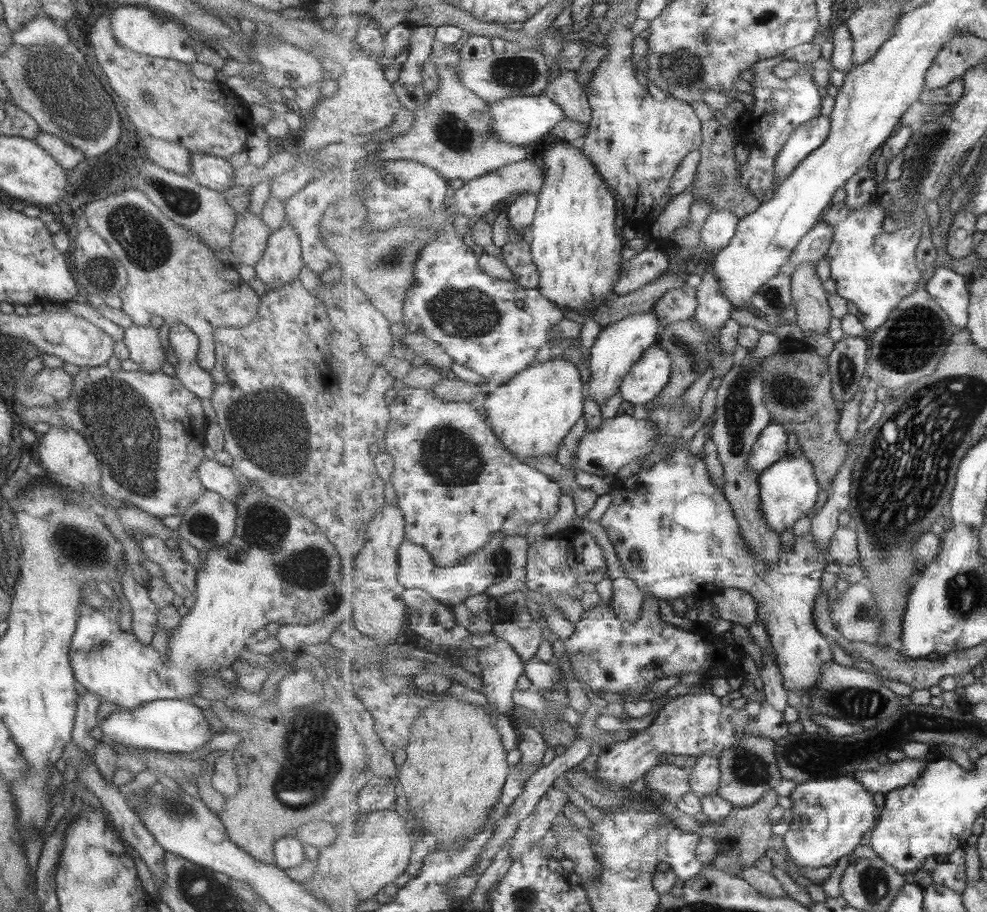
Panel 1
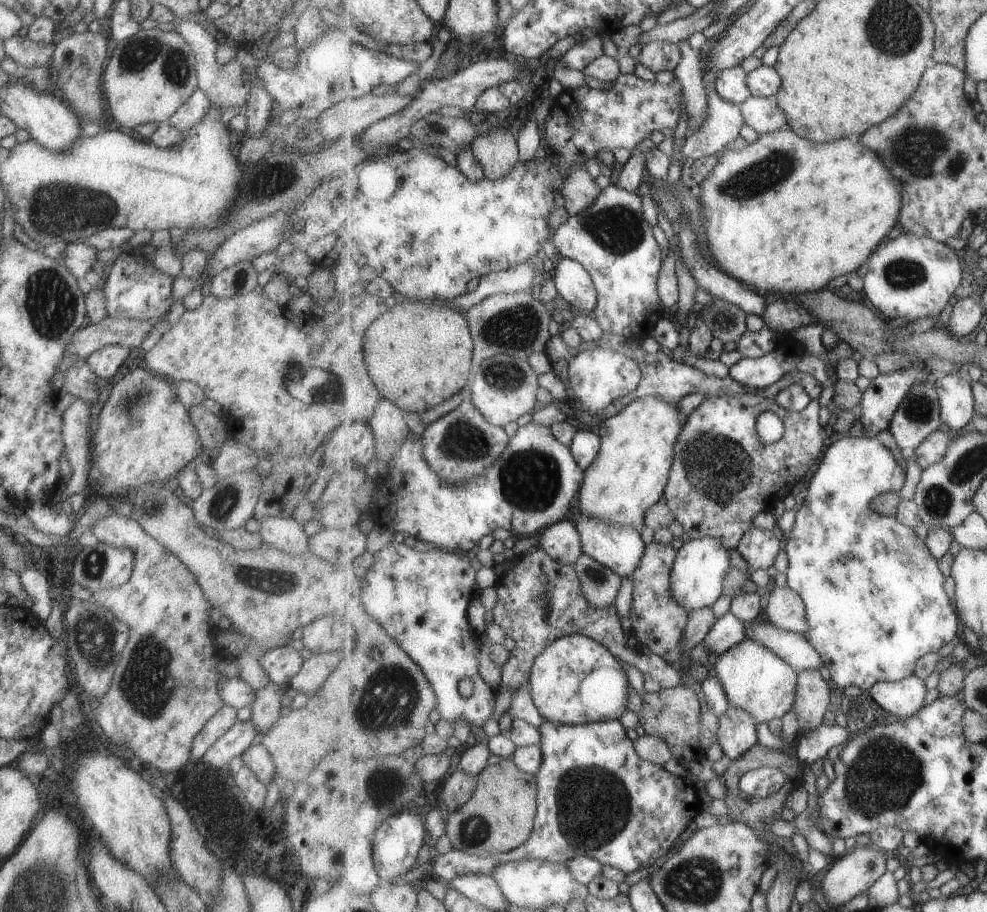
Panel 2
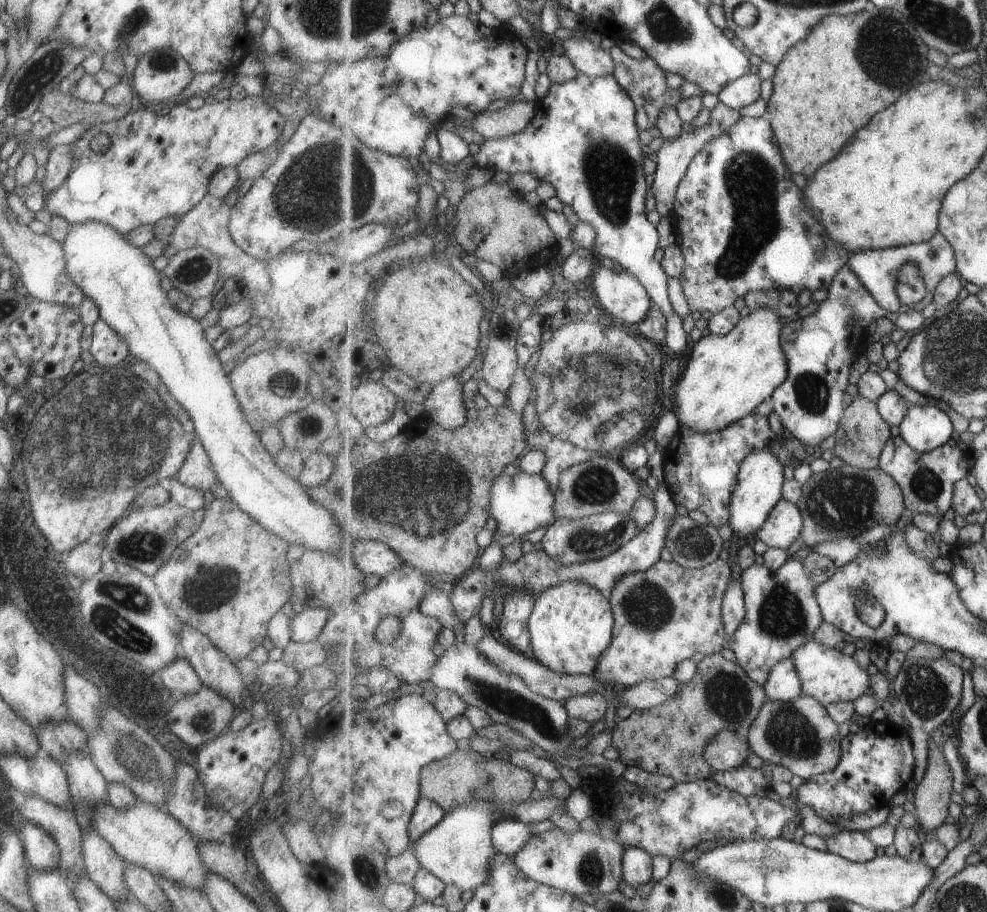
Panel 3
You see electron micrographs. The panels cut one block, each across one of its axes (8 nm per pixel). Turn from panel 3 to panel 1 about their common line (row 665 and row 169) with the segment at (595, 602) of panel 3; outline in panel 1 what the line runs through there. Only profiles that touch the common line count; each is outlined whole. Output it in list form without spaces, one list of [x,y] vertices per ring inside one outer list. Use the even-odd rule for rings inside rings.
[[[555,141],[555,142],[553,142],[553,143],[550,143],[550,147],[549,147],[549,149],[547,149],[547,151],[545,151],[545,152],[543,152],[543,159],[542,159],[542,160],[541,160],[541,161],[542,161],[542,162],[543,162],[543,168],[545,168],[545,185],[543,185],[543,189],[541,189],[541,194],[540,194],[540,196],[539,196],[539,202],[540,202],[540,203],[539,203],[539,208],[538,208],[538,209],[537,209],[537,214],[536,214],[536,217],[535,217],[535,220],[534,220],[534,221],[533,221],[533,232],[532,232],[532,236],[531,236],[531,240],[530,240],[530,241],[531,241],[531,246],[532,246],[532,255],[533,255],[533,256],[534,256],[534,262],[535,262],[535,264],[537,264],[537,267],[539,267],[539,273],[541,273],[541,283],[540,283],[540,284],[539,284],[539,290],[540,290],[540,292],[543,292],[543,295],[544,295],[544,296],[545,296],[545,297],[546,297],[546,298],[547,298],[547,299],[548,299],[548,300],[551,300],[551,301],[552,301],[552,302],[554,302],[554,304],[555,304],[555,305],[557,305],[557,306],[558,306],[558,307],[559,307],[559,308],[561,308],[561,309],[567,309],[567,310],[570,310],[570,311],[573,311],[573,312],[575,312],[575,311],[577,311],[577,310],[580,310],[580,311],[581,311],[581,310],[588,310],[588,311],[589,311],[589,312],[590,312],[590,313],[592,313],[592,314],[593,314],[593,313],[594,313],[594,312],[595,312],[595,308],[594,308],[594,309],[593,309],[593,310],[592,310],[592,311],[590,311],[590,310],[589,310],[589,309],[587,309],[587,308],[586,308],[586,307],[585,307],[585,303],[591,303],[591,301],[597,301],[597,299],[605,299],[605,297],[607,297],[607,295],[609,295],[609,294],[610,294],[610,293],[614,293],[614,294],[615,294],[615,285],[617,285],[617,281],[619,281],[619,279],[621,279],[621,263],[623,263],[623,256],[621,256],[621,253],[623,253],[623,247],[625,247],[625,246],[624,246],[624,245],[623,245],[623,244],[621,244],[621,240],[619,240],[619,234],[617,234],[617,226],[615,226],[615,222],[617,222],[617,200],[615,200],[615,196],[613,196],[613,194],[611,194],[611,189],[609,189],[609,187],[610,187],[610,185],[609,185],[609,184],[608,184],[608,183],[607,183],[607,182],[606,182],[606,180],[605,180],[605,179],[604,179],[604,178],[603,178],[603,177],[602,177],[602,174],[601,174],[601,173],[600,173],[600,172],[599,172],[599,169],[598,169],[598,168],[597,168],[597,167],[596,167],[596,166],[595,166],[595,163],[593,163],[593,161],[591,161],[591,159],[589,159],[589,157],[587,157],[587,155],[585,155],[585,153],[583,153],[583,149],[581,149],[581,146],[580,146],[580,144],[581,144],[581,143],[572,143],[572,142],[571,142],[571,141]]]

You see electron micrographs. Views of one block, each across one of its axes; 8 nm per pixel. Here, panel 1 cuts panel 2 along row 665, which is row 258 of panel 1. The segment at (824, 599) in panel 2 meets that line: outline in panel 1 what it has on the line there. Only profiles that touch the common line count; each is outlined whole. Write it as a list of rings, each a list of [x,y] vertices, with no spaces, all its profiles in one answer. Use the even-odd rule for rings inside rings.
[[[843,200],[831,204],[822,218],[823,223],[831,224],[835,230],[831,248],[825,257],[832,268],[831,278],[836,282],[837,294],[857,306],[857,316],[866,330],[874,334],[923,282],[923,271],[917,268],[917,246],[923,230],[915,222],[920,220],[917,217],[911,219],[911,225],[905,229],[888,233],[881,229],[887,216],[889,213],[883,208],[879,210],[879,204],[871,202],[859,209],[851,209]]]

